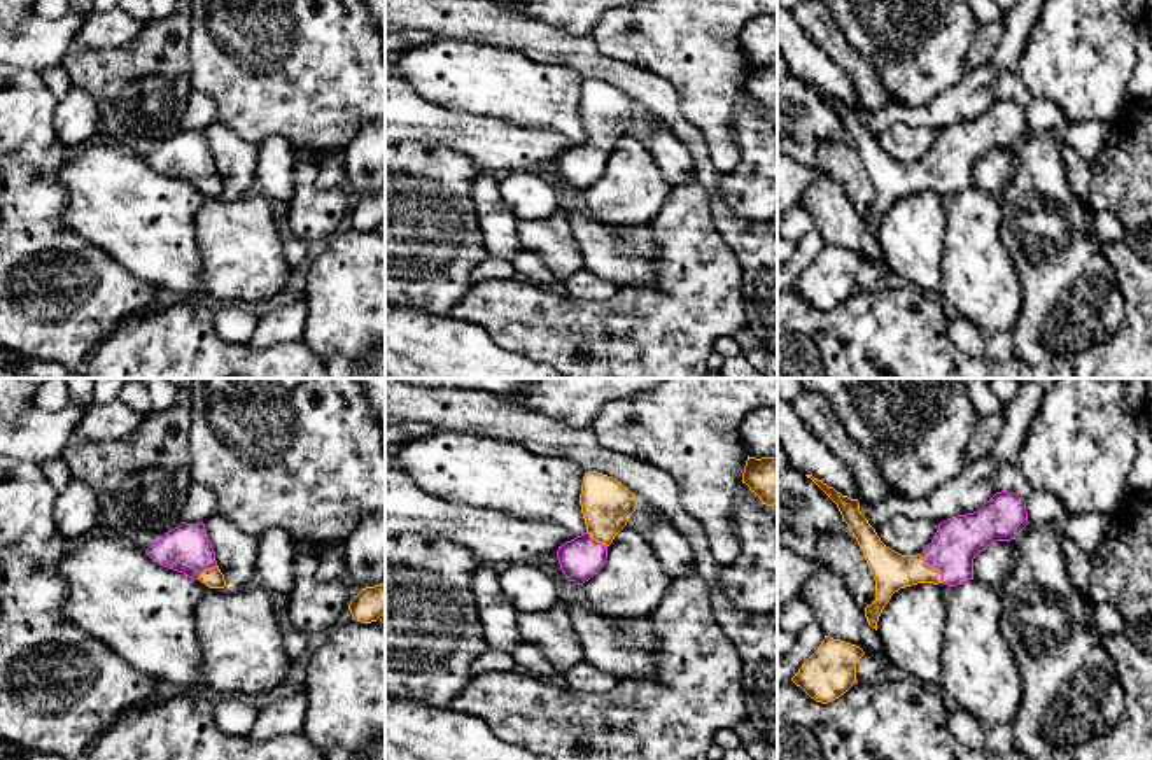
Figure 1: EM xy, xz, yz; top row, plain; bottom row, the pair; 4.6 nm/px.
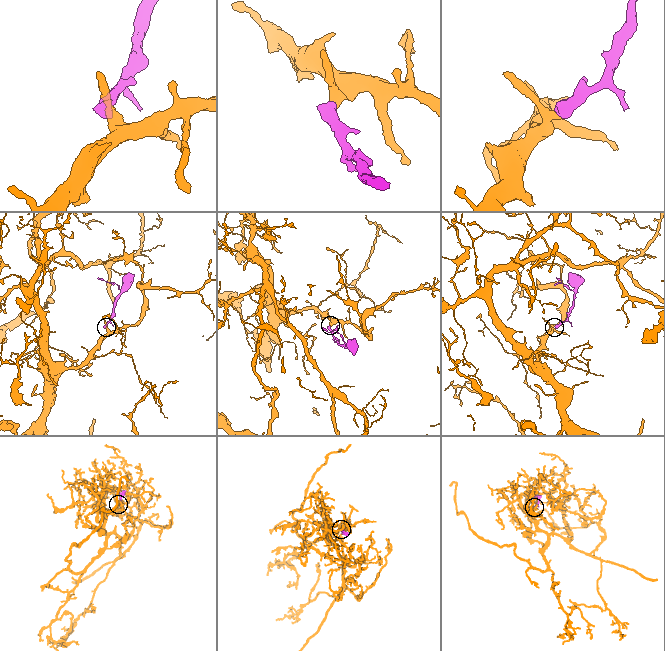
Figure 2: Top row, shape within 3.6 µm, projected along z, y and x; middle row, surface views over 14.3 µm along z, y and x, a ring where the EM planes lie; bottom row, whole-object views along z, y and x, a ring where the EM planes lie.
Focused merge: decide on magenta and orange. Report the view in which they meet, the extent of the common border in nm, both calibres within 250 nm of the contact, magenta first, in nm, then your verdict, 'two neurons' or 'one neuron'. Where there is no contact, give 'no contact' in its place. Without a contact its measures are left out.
yz | 170 nm | 220/180 nm | one neuron

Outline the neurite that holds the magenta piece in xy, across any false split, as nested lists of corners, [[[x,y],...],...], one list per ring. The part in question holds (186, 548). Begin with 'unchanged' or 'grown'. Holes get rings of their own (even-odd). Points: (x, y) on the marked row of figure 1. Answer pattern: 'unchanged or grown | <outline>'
grown | [[[180,522],[151,545],[145,553],[158,564],[200,580],[210,588],[226,587],[203,522]]]

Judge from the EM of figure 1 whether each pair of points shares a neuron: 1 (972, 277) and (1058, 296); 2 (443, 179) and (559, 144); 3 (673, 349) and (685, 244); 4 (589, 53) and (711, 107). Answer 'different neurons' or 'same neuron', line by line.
1: different neurons
2: different neurons
3: same neuron
4: different neurons

